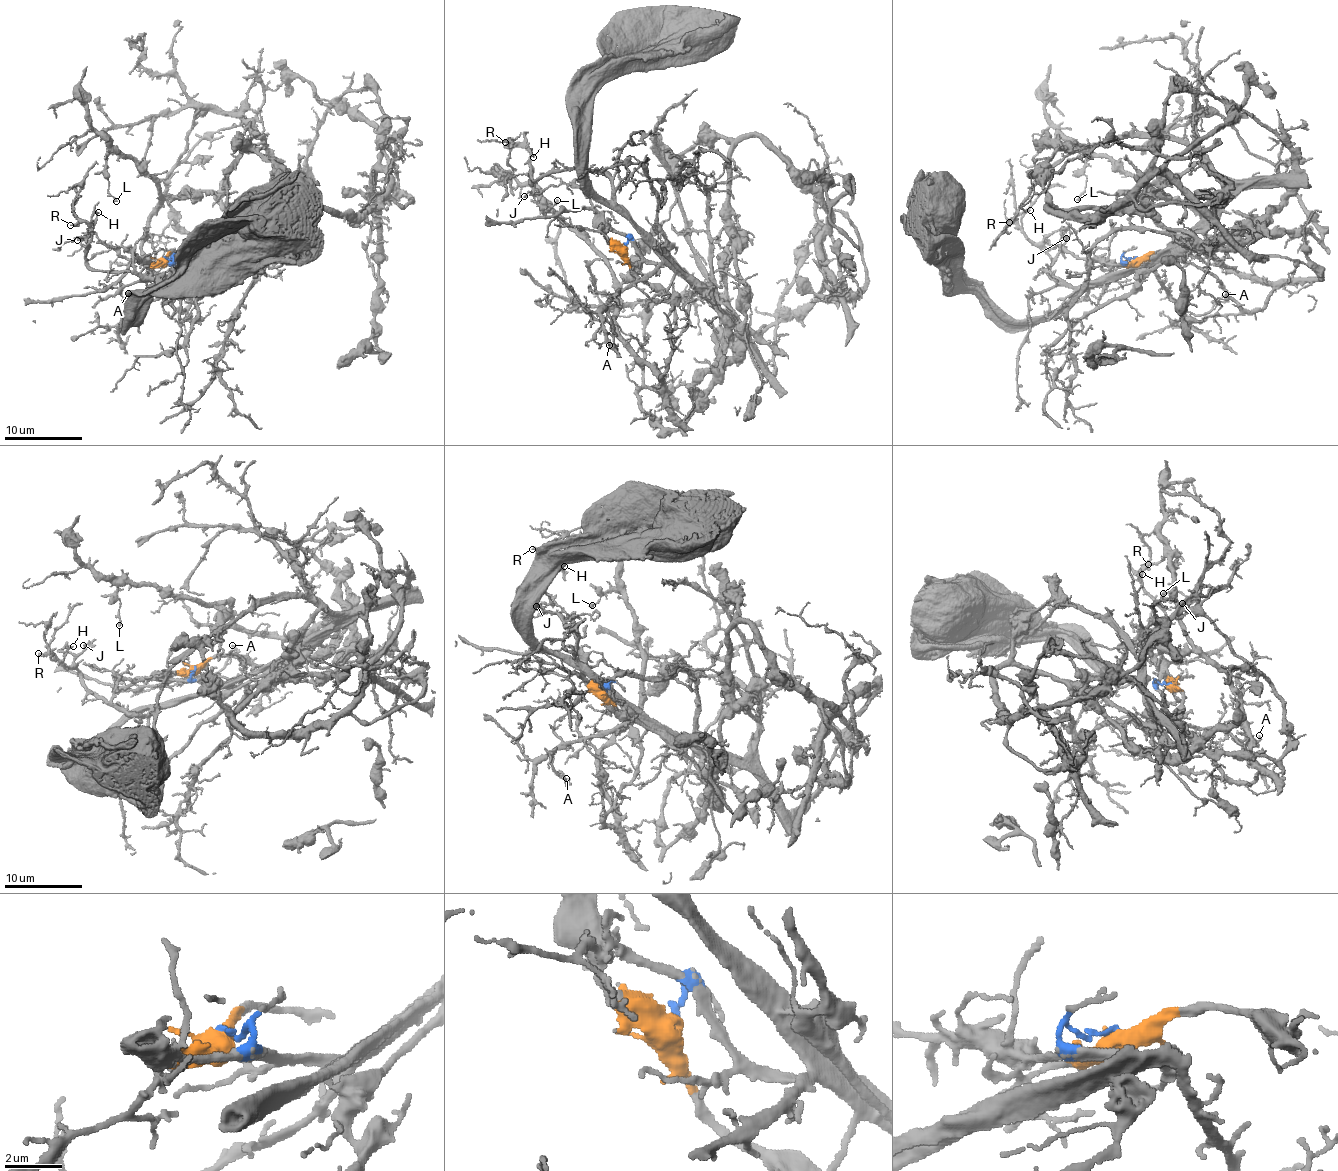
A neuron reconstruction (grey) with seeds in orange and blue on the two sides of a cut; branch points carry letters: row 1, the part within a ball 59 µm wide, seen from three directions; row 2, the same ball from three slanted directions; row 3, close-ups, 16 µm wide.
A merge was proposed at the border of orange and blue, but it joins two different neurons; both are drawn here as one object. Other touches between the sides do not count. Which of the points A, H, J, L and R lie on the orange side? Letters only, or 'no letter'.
L

